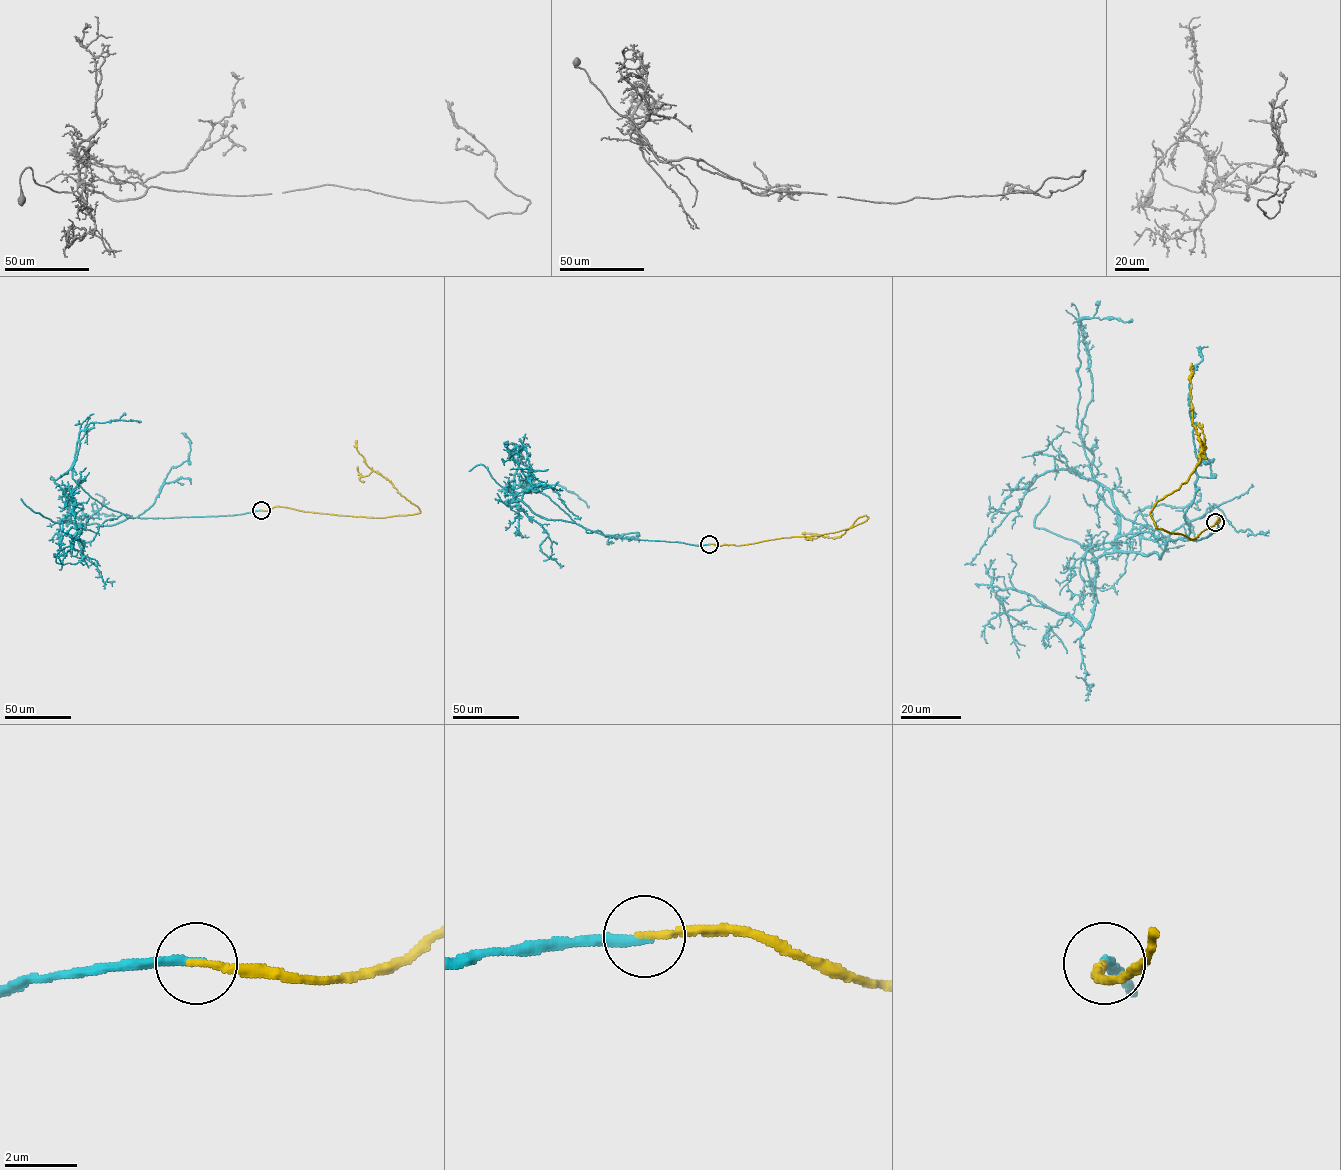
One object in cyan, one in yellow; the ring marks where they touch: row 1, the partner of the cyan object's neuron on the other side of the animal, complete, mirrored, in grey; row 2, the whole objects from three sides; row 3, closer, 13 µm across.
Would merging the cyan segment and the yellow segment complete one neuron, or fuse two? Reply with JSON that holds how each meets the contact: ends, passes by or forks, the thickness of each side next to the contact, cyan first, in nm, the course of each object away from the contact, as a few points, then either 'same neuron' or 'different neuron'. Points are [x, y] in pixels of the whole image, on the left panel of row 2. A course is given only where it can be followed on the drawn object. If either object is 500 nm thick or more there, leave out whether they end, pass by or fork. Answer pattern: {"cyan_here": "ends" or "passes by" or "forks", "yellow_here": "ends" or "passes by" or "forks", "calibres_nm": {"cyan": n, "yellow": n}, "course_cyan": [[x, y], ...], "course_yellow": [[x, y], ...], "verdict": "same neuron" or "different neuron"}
{"cyan_here": "ends", "yellow_here": "ends", "calibres_nm": {"cyan": 280, "yellow": 190}, "course_cyan": [[262, 510], [128, 518], [99, 526], [72, 523], [65, 492], [54, 481], [70, 468], [78, 434], [93, 413]], "course_yellow": [[262, 510], [280, 506], [336, 515], [381, 517], [419, 513], [418, 507], [367, 465], [357, 450], [355, 440]], "verdict": "same neuron"}

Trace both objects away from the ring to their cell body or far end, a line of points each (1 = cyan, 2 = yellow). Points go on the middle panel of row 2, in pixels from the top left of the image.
1: (710, 544), (606, 536), (540, 517), (516, 501), (512, 490), (502, 490), (515, 484), (523, 490), (541, 481)
2: (710, 544), (738, 545), (820, 535), (852, 527), (868, 518), (859, 517), (839, 537), (803, 534)

